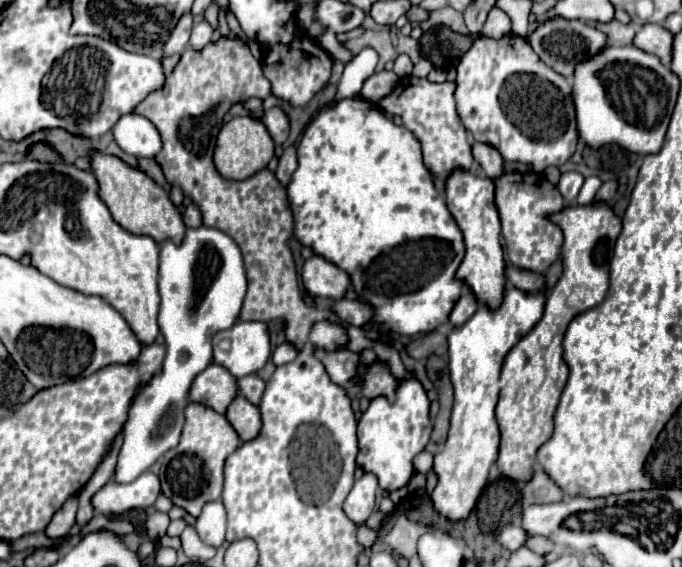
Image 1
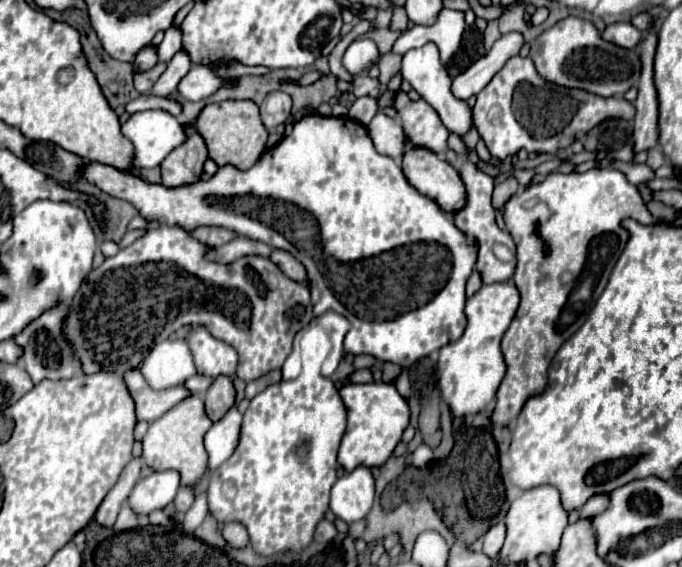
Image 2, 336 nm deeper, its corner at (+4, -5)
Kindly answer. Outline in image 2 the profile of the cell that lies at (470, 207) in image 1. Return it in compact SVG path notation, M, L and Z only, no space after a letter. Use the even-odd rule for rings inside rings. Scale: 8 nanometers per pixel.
M411 149L403 157L403 173L407 181L437 205L453 215L465 205L465 185L453 165L433 155L429 149Z

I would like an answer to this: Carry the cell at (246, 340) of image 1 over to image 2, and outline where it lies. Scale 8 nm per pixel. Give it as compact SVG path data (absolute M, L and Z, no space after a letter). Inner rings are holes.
M197 327L195 331L187 333L185 339L193 353L197 373L207 377L231 377L235 373L237 351L231 345L225 345L221 339L215 339L205 327Z

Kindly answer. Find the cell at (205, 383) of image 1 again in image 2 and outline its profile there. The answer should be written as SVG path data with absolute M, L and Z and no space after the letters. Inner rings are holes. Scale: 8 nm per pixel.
M131 369L125 373L125 383L131 391L131 397L137 407L137 419L139 421L155 421L161 415L165 415L169 409L173 409L177 403L181 403L185 397L189 397L189 389L185 385L169 387L163 391L155 391L147 385L139 369Z

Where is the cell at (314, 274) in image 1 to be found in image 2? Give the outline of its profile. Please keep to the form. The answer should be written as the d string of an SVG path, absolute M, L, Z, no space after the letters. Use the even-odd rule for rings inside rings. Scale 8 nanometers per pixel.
M273 249L271 257L269 257L289 279L297 281L297 283L307 283L307 273L305 267L301 265L301 261L297 261L291 253L285 253L281 249Z

